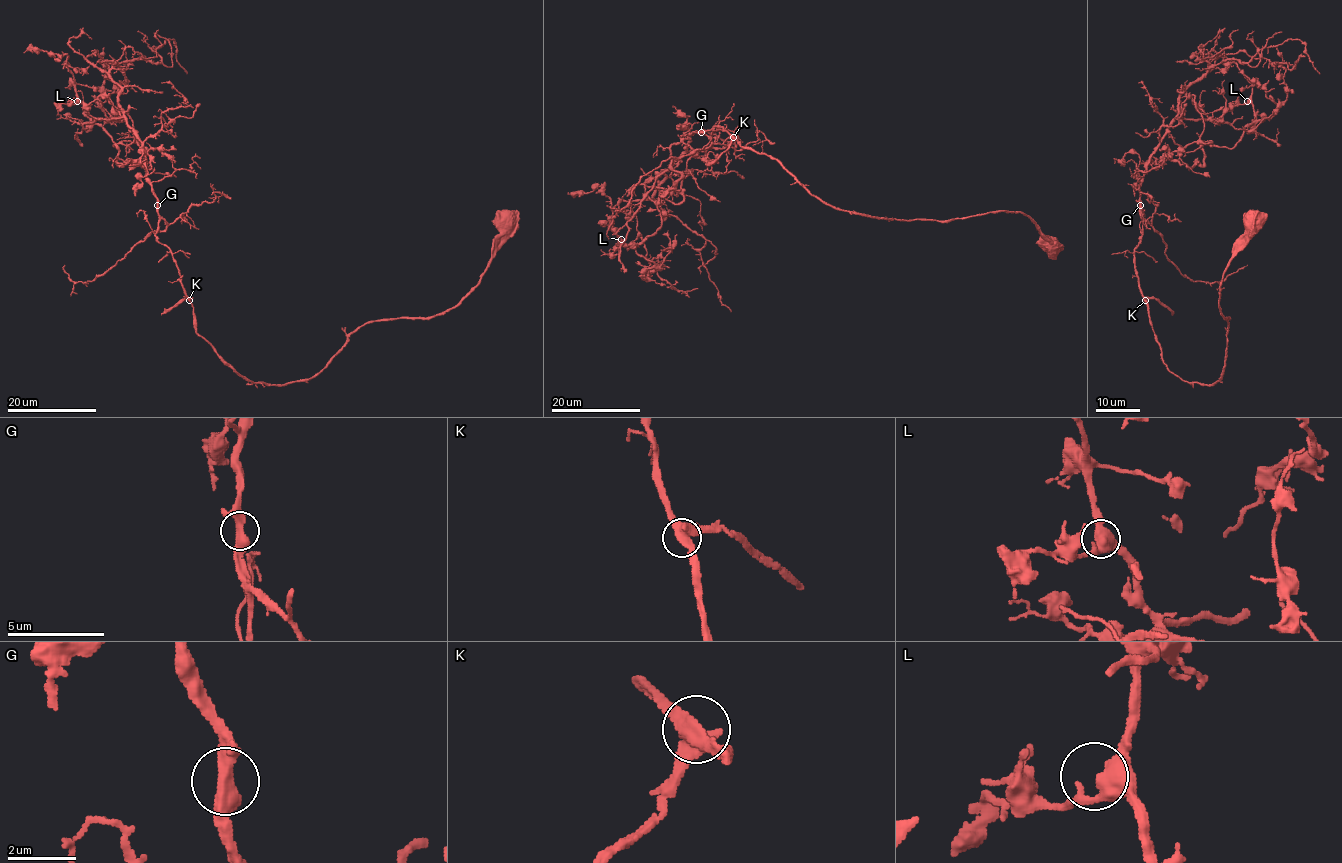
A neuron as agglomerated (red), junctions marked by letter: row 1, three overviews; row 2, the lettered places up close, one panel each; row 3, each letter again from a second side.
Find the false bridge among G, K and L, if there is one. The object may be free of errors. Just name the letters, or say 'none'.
none

